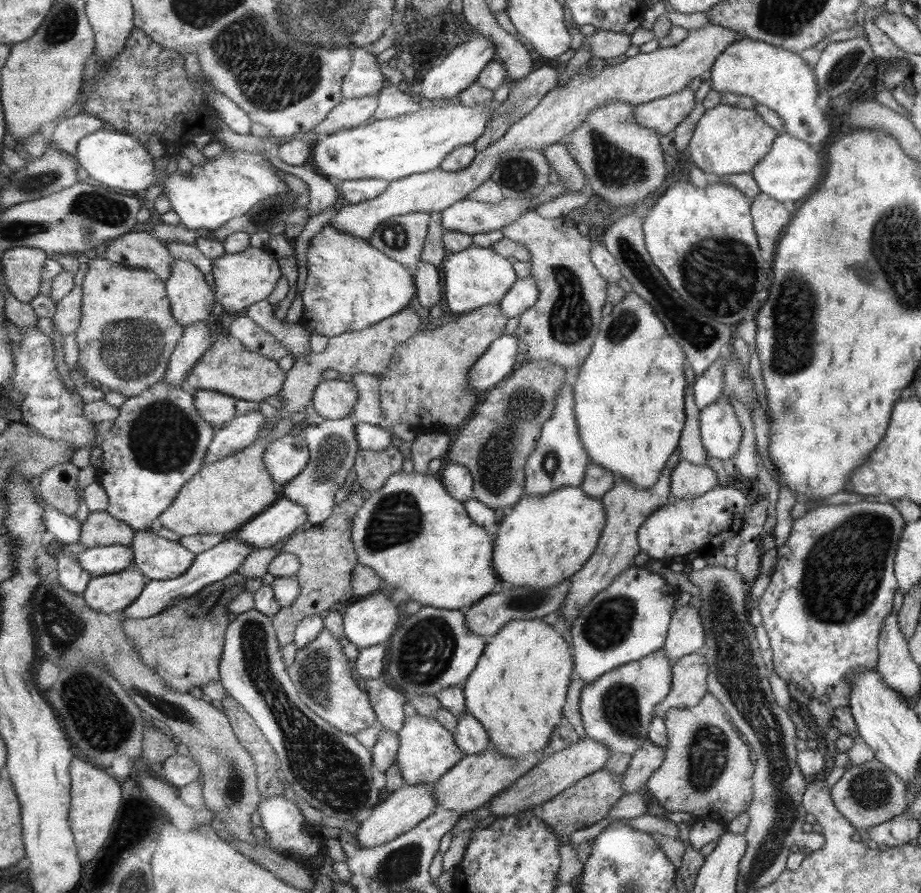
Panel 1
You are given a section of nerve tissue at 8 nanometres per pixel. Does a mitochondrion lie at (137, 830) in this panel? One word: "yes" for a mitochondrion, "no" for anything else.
no

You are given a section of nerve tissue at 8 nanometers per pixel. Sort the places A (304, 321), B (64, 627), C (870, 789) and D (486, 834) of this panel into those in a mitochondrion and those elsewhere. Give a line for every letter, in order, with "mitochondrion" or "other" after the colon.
A: other
B: mitochondrion
C: mitochondrion
D: other

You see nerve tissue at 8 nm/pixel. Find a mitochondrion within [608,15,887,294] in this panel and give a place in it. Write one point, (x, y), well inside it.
(846, 64)

